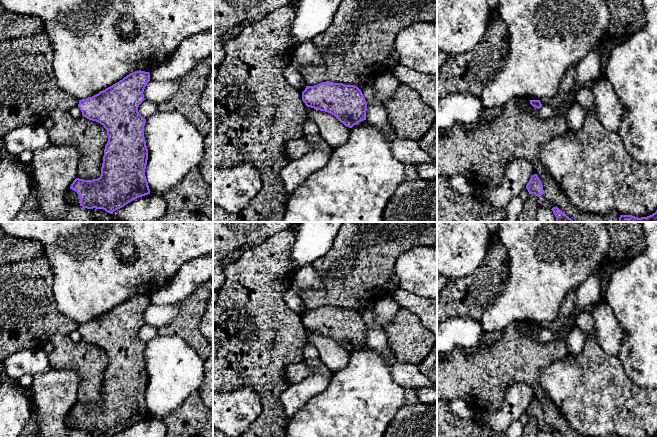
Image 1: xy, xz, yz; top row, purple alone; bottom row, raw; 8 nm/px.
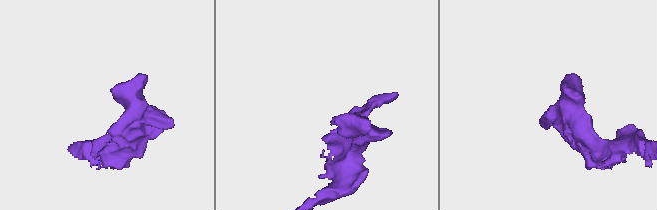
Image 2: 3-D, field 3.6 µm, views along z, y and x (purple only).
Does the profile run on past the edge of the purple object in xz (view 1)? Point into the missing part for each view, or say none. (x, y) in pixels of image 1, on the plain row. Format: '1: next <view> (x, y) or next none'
1: next none

